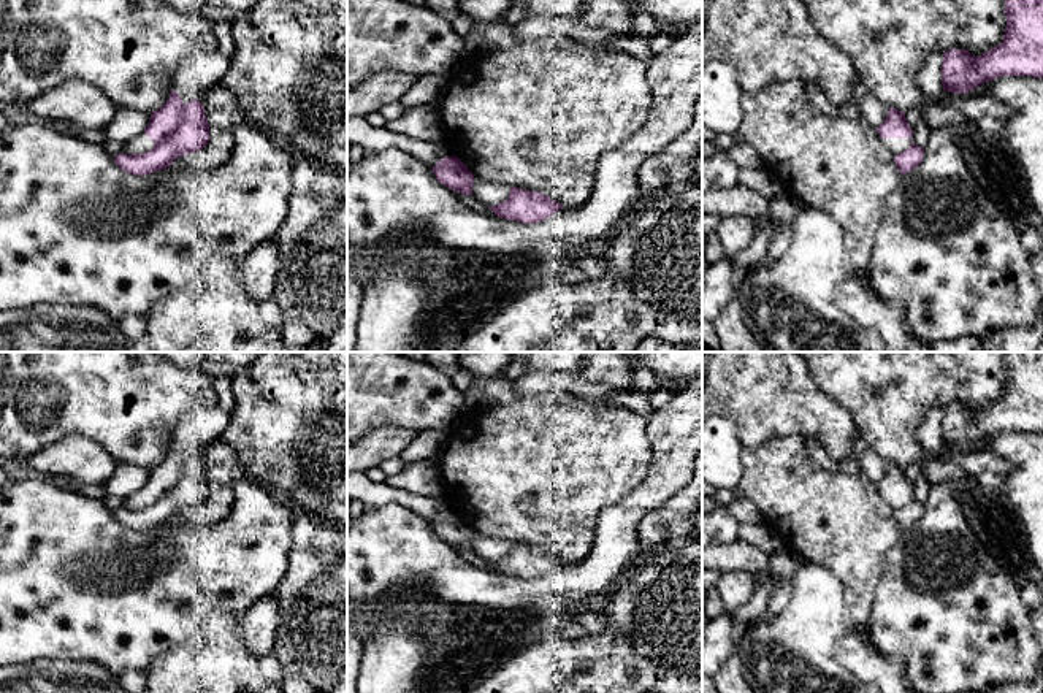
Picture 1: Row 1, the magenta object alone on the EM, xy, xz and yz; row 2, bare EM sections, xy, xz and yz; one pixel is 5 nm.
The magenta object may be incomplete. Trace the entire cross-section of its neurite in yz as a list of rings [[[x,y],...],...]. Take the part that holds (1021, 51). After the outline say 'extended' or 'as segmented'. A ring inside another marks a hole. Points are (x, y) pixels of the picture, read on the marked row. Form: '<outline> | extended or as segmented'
[[[1005,0],[1005,16],[1005,35],[995,48],[976,57],[965,49],[949,49],[943,54],[943,90],[967,94],[1000,76],[1043,78],[1043,0]]] | as segmented

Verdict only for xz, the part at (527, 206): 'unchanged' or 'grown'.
grown

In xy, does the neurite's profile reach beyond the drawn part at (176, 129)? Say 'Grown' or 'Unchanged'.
Grown

